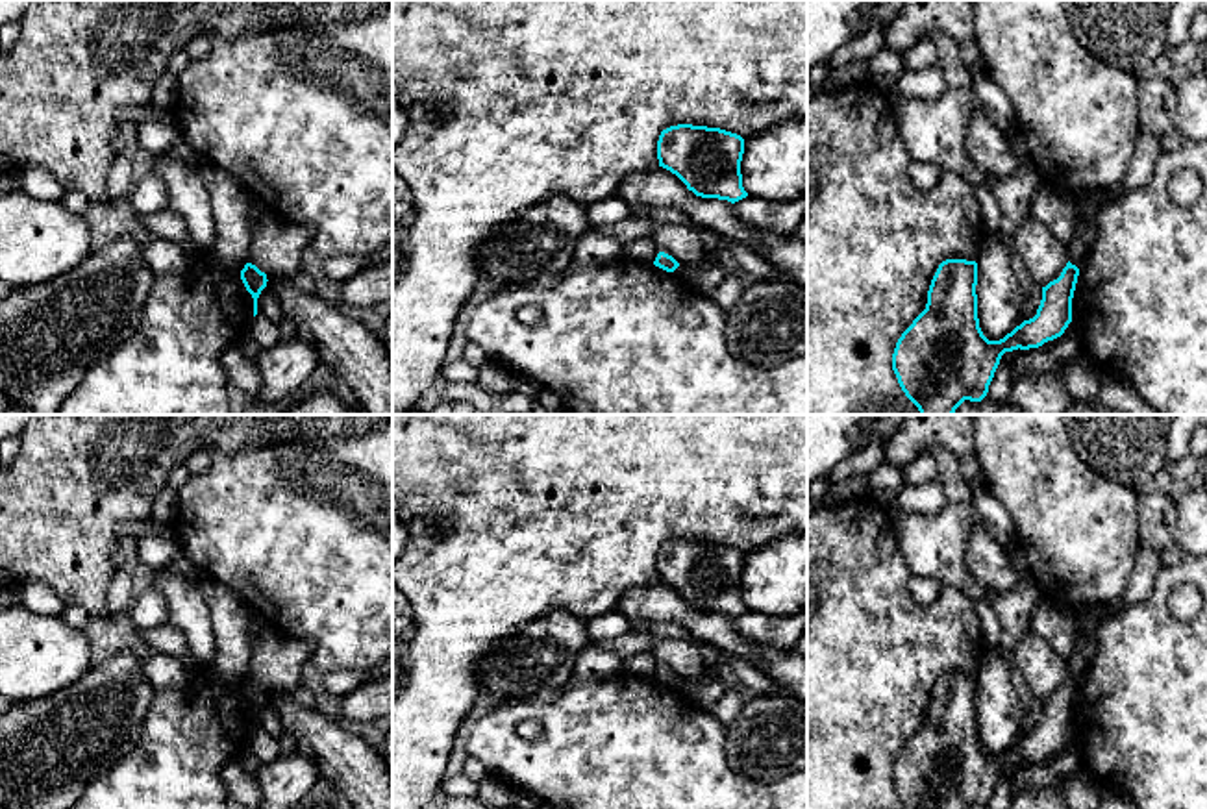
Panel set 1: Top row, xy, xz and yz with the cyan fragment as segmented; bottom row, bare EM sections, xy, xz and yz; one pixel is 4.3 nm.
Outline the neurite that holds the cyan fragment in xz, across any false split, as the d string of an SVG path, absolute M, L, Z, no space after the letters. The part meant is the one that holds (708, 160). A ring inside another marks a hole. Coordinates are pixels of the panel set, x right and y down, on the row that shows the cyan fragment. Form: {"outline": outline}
{"outline": "M678 124L663 130L657 141L659 167L676 174L696 196L731 204L748 196L742 154L744 139L720 128Z"}

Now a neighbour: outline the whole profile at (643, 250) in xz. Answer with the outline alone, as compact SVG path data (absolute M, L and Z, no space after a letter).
M637 237L631 239L628 244L622 248L622 257L637 261L641 265L652 267L659 250L652 237Z

